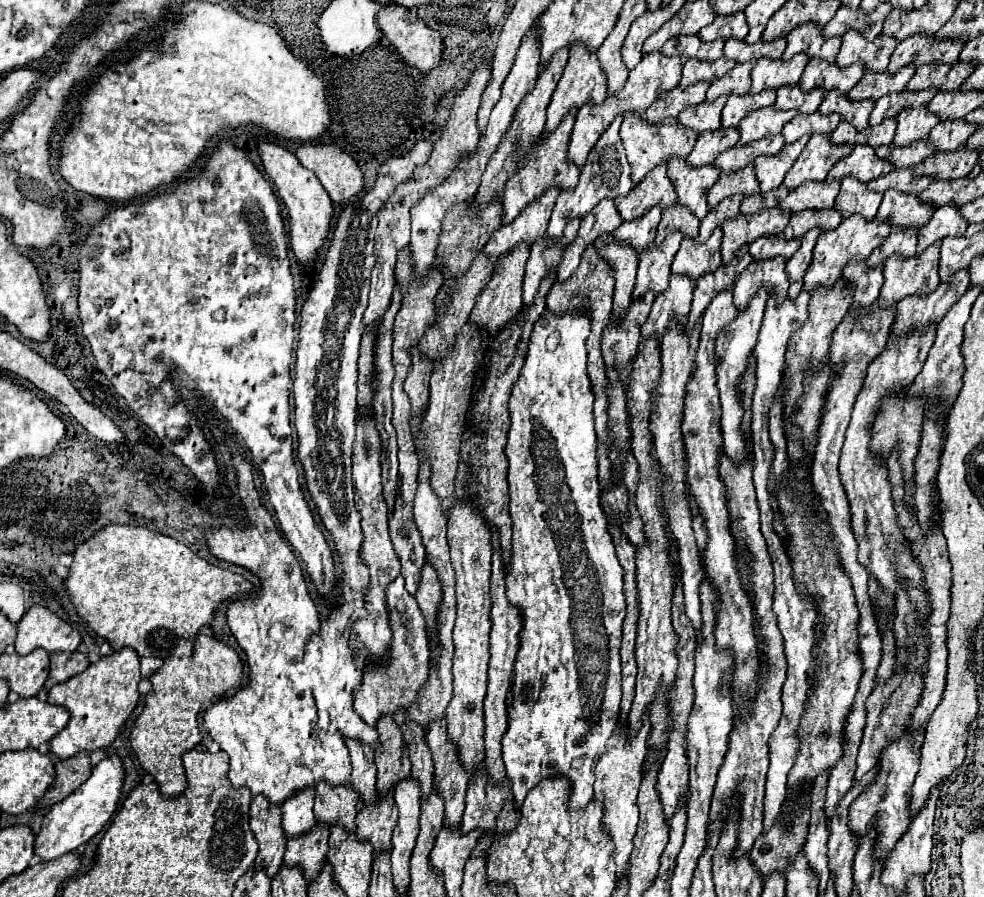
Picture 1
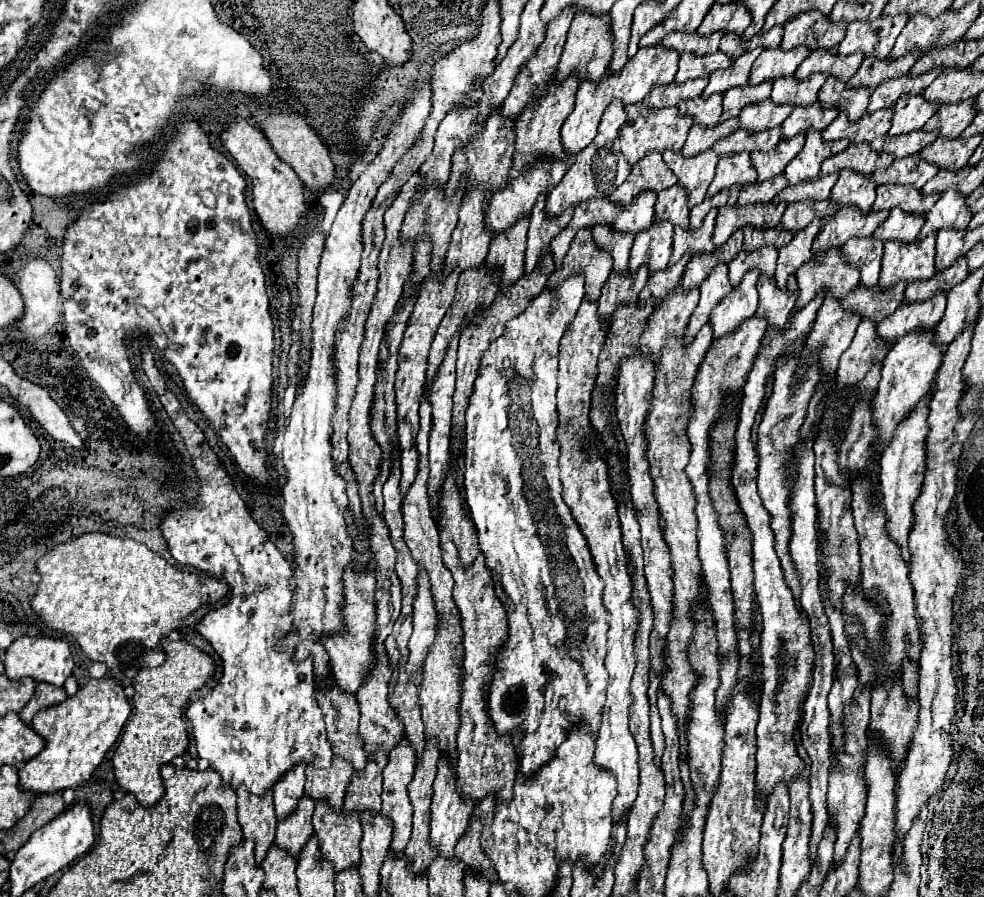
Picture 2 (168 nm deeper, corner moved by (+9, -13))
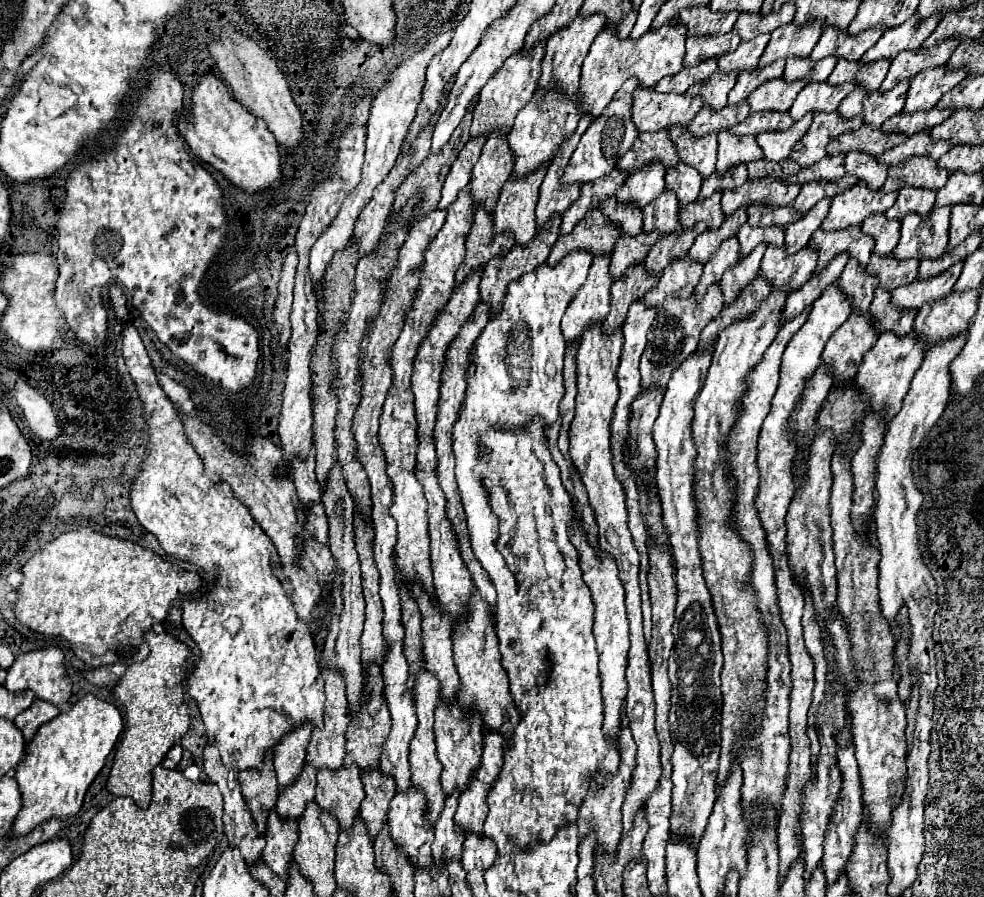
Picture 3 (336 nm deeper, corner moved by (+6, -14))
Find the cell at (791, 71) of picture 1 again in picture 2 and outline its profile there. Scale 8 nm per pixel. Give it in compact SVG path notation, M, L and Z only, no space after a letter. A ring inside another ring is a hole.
M796 46L792 50L782 50L782 48L762 50L760 58L756 58L756 62L752 66L752 74L750 74L748 84L756 86L764 80L792 76L808 54L810 54L810 50L806 46Z

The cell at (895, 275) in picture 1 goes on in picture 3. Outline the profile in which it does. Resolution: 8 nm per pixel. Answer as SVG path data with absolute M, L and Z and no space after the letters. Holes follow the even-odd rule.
M951 207L933 209L927 217L907 215L901 221L901 239L893 251L897 261L939 259L947 247Z

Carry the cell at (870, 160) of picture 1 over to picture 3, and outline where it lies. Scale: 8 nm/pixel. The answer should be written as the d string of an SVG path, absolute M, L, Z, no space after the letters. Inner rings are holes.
M863 125L861 129L853 131L853 133L843 133L835 141L831 141L827 145L827 155L837 155L837 153L847 155L851 151L867 151L869 155L879 157L879 155L883 155L885 149L903 143L903 139L907 139L907 137L905 135L885 135L877 127Z

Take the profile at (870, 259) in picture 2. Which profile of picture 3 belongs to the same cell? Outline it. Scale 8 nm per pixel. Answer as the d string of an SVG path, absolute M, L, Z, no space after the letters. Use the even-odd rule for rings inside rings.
M871 215L863 221L861 231L875 239L873 253L879 257L889 257L899 243L899 221L887 221L885 215Z

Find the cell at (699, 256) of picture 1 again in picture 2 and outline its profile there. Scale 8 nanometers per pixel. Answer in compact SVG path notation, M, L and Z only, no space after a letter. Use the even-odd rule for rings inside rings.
M712 208L702 226L698 230L684 230L680 226L674 226L674 252L672 252L672 262L682 258L686 252L694 254L710 254L716 246L712 242L712 230L714 230L714 220L716 220L718 208Z

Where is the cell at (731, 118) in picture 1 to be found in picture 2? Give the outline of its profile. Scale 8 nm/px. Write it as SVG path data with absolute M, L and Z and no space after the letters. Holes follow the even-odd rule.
M772 80L762 82L760 86L736 86L726 90L724 94L724 112L720 120L728 120L728 118L736 118L740 114L740 110L748 104L748 102L762 102L770 96L772 90Z

